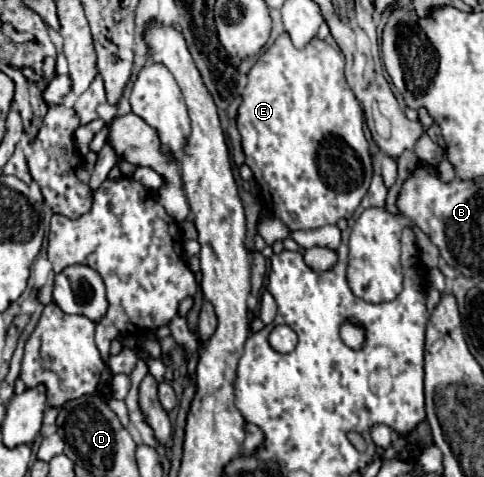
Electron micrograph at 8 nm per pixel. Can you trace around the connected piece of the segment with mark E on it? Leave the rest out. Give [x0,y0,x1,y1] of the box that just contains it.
[237,33,373,229]

